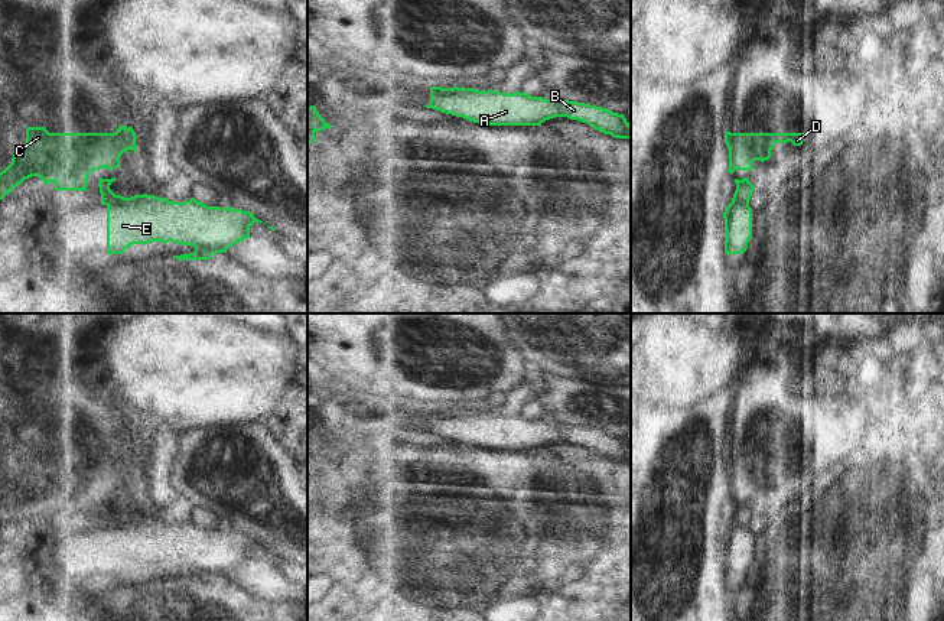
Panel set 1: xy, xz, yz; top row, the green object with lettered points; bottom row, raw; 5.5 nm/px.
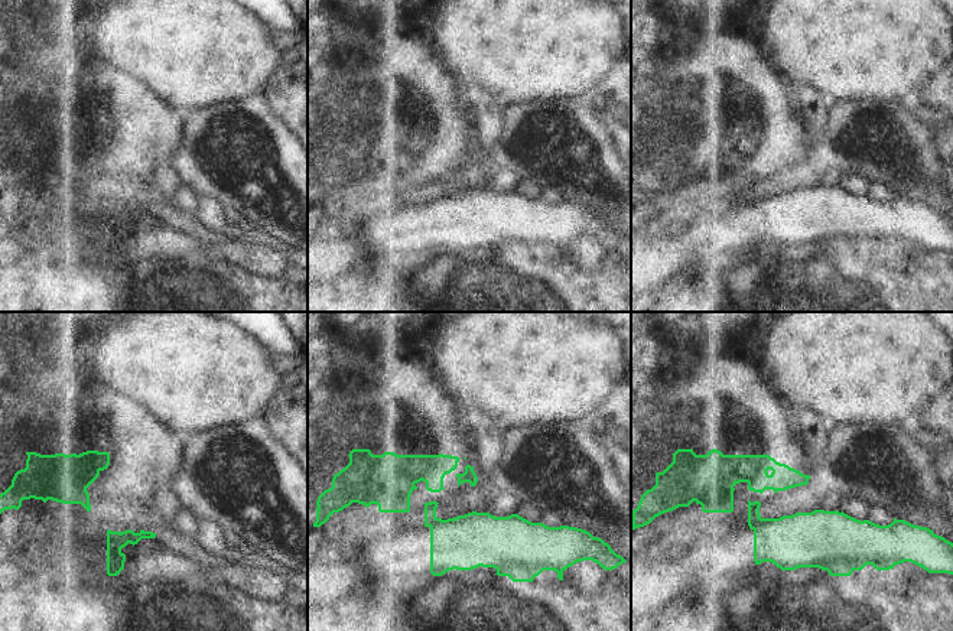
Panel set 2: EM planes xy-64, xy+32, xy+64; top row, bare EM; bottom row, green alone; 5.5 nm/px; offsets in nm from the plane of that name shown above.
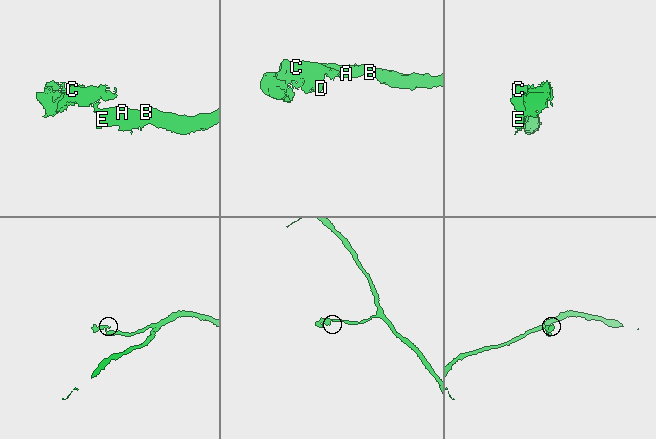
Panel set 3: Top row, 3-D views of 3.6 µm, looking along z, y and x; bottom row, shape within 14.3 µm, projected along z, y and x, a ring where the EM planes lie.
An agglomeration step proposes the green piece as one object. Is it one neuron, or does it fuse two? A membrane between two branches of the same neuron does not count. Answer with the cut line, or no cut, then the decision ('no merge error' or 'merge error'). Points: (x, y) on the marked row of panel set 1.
xy (121, 197), (117, 202), (107, 205) | merge error

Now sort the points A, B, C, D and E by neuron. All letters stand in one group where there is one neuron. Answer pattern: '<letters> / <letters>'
A B E / C D

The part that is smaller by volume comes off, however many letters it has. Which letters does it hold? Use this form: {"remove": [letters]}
{"remove": ["C", "D"]}

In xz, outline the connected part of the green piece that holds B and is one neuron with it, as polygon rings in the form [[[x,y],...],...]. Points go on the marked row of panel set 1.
[[[430,87],[430,105],[440,113],[489,126],[541,126],[546,120],[567,117],[612,137],[631,139],[631,124],[624,114],[557,97],[546,100],[520,91]]]

